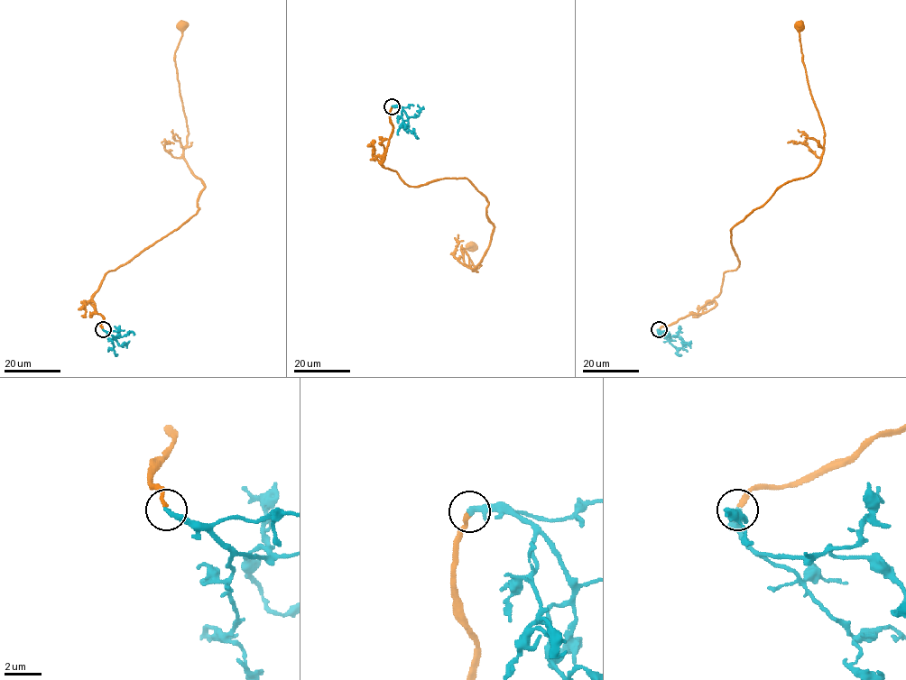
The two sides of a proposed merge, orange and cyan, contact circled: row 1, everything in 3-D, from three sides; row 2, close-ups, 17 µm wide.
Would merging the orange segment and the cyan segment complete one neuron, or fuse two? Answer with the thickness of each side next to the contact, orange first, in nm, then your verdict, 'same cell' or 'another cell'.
220/200 nm | same cell

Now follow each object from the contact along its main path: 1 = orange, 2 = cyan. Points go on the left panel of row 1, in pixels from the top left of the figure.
1: (103, 329), (91, 296), (106, 274), (199, 209), (204, 185), (184, 157), (188, 130), (174, 62), (181, 25)
2: (103, 330), (117, 335), (115, 340), (119, 345), (129, 341)

